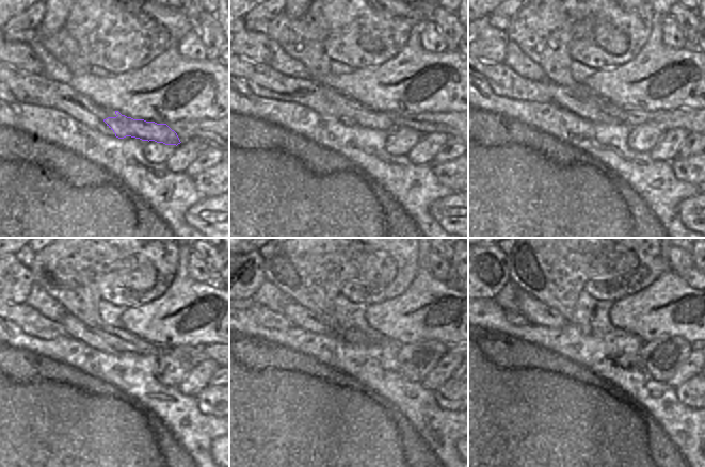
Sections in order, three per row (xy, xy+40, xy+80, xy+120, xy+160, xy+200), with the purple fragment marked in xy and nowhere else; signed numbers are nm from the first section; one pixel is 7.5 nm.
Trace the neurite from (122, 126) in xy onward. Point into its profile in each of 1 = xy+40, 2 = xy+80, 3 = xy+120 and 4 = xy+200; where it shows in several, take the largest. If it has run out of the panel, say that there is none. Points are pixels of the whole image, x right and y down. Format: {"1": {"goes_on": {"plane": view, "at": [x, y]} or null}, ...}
{"1": {"goes_on": {"plane": "xy+40", "at": [367, 118]}}, "2": {"goes_on": {"plane": "xy+80", "at": [564, 97]}}, "3": {"goes_on": {"plane": "xy+120", "at": [75, 328]}}, "4": {"goes_on": {"plane": "xy+200", "at": [537, 312]}}}

